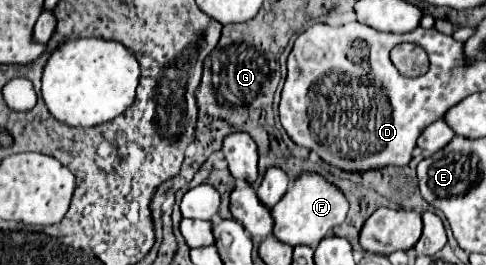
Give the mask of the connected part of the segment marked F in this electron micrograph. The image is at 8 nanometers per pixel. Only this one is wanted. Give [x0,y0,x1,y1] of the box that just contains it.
[272,173,348,245]

